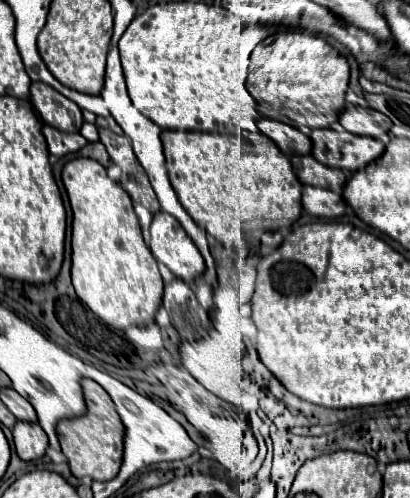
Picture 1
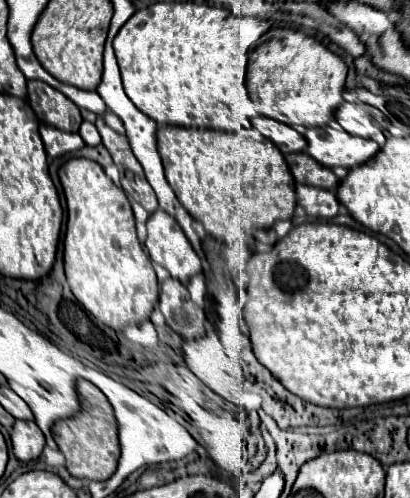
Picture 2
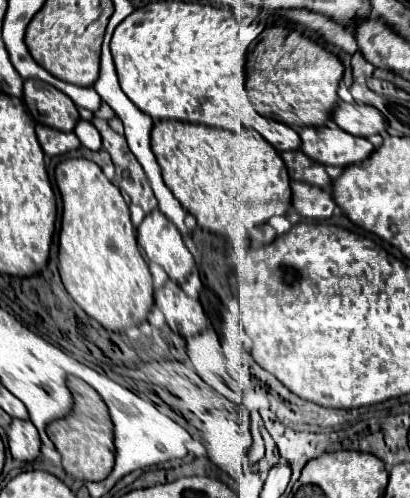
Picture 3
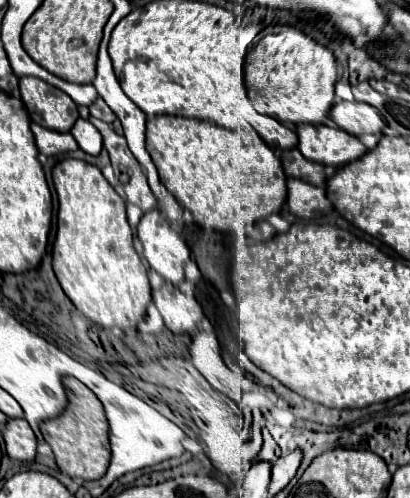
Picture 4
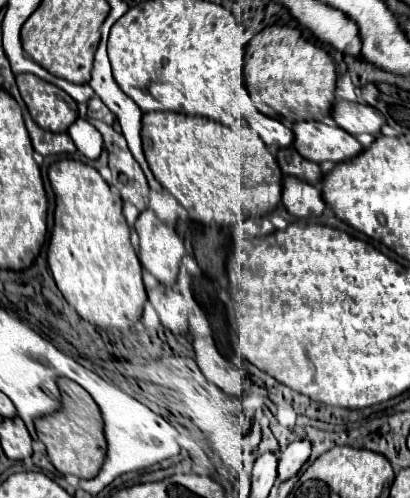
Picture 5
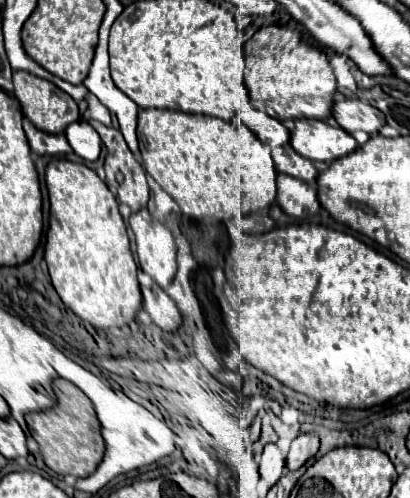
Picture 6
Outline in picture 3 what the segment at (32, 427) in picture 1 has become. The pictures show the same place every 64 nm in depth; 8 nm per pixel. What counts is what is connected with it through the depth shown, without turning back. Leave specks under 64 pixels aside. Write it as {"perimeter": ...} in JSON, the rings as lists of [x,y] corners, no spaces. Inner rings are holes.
{"perimeter":[[[12,420],[8,430],[8,446],[14,460],[30,462],[40,456],[40,436],[30,420]]]}

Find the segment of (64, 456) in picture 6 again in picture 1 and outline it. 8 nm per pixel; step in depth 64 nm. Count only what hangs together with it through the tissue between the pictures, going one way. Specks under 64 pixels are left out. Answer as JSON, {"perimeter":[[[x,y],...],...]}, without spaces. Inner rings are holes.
{"perimeter":[[[84,378],[82,390],[84,390],[88,410],[84,416],[58,422],[56,432],[60,438],[60,446],[62,446],[64,456],[68,458],[70,470],[76,478],[90,476],[92,480],[112,480],[122,466],[126,430],[124,430],[124,424],[116,412],[116,406],[114,406],[110,394],[98,382]]]}

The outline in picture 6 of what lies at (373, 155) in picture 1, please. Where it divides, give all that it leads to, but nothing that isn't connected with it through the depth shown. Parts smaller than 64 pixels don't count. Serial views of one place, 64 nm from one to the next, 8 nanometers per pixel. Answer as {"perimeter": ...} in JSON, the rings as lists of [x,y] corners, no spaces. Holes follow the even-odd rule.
{"perimeter":[[[296,120],[292,138],[292,148],[308,158],[308,160],[322,160],[332,162],[340,156],[348,156],[358,148],[358,142],[340,126],[330,126],[322,120]]]}

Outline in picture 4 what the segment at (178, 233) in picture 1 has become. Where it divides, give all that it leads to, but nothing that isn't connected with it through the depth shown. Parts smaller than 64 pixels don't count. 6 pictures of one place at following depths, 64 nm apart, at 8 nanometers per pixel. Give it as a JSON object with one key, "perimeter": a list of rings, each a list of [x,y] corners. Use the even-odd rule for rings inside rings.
{"perimeter":[[[156,208],[142,216],[136,232],[144,246],[146,262],[178,286],[184,278],[186,262],[190,262],[190,250],[182,236]]]}

